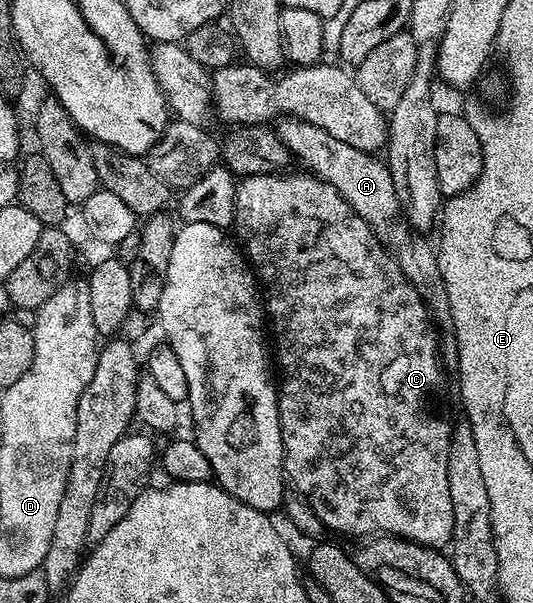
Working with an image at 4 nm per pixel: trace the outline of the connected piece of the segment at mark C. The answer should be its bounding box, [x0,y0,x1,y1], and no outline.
[232,173,455,549]

